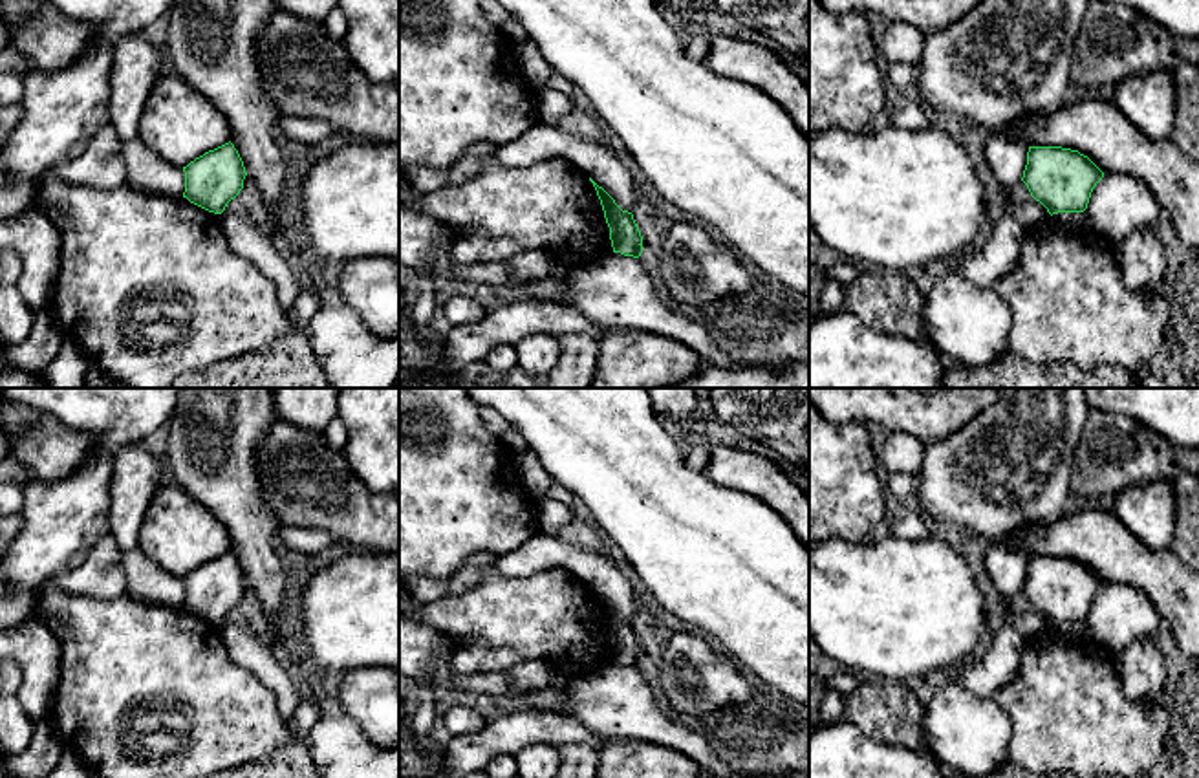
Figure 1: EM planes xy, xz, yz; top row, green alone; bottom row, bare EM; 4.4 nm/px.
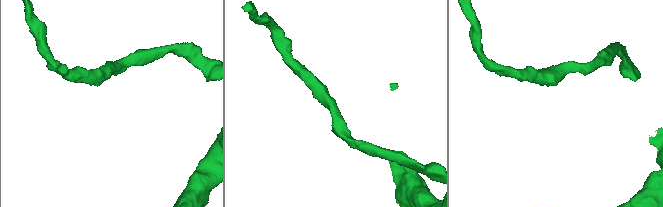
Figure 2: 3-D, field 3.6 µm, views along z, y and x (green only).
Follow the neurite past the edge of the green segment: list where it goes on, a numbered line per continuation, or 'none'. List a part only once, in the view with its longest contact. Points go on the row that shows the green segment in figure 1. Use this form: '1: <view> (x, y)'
none

